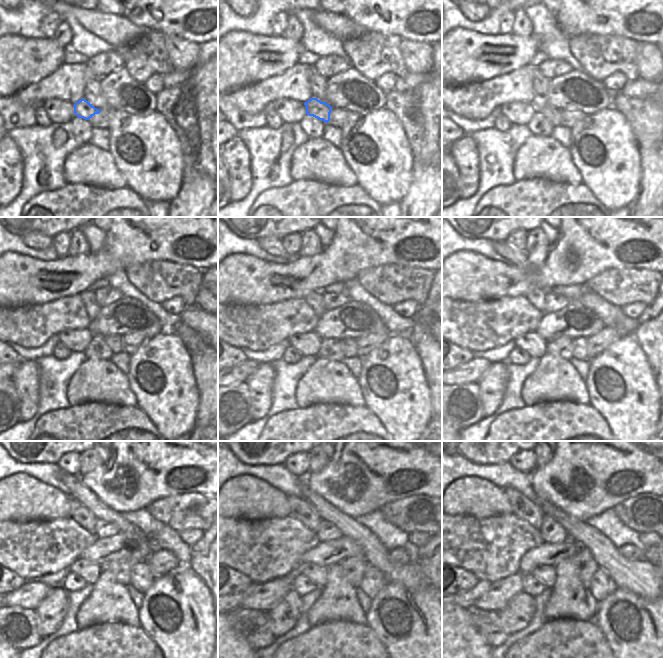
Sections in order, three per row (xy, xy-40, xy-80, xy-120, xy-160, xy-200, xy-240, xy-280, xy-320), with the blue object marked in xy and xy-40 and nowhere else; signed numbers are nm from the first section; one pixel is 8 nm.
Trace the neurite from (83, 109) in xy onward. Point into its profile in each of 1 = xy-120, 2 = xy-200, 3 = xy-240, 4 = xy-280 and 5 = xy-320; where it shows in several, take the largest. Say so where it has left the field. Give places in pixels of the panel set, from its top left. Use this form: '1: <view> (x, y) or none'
1: xy-120 (115, 342)
2: xy-200 (580, 352)
3: xy-240 (141, 578)
4: xy-280 (373, 580)
5: xy-320 (601, 585)

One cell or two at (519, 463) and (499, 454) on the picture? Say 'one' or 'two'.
two

